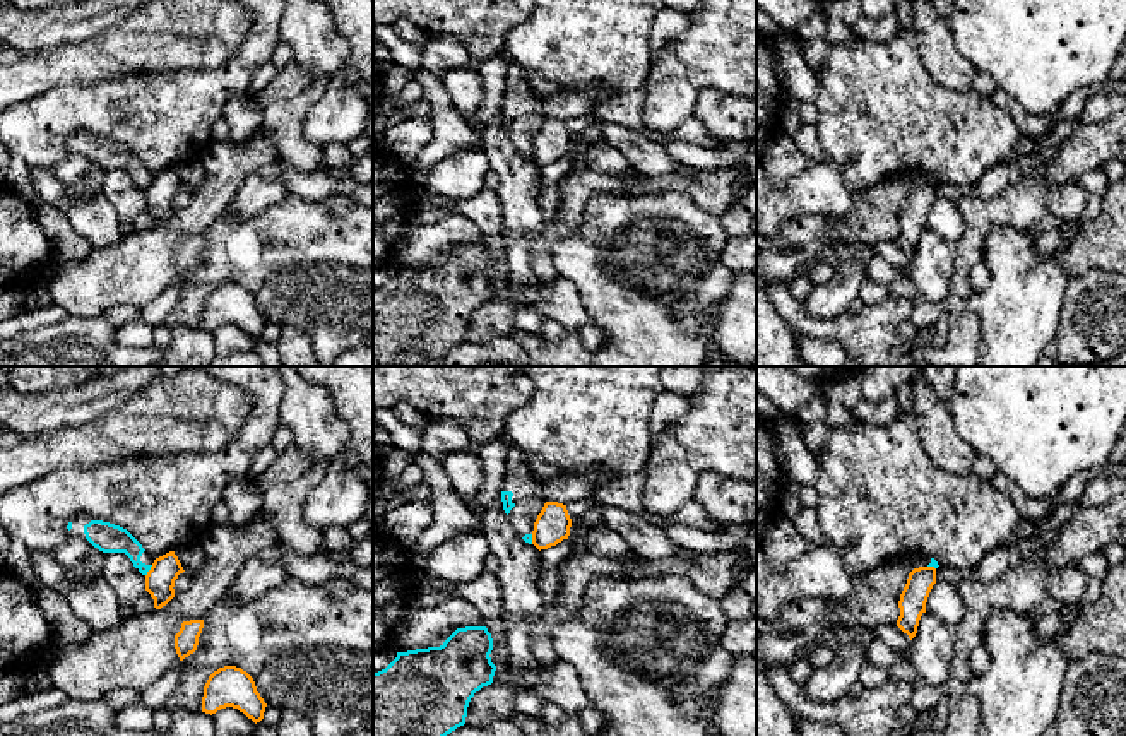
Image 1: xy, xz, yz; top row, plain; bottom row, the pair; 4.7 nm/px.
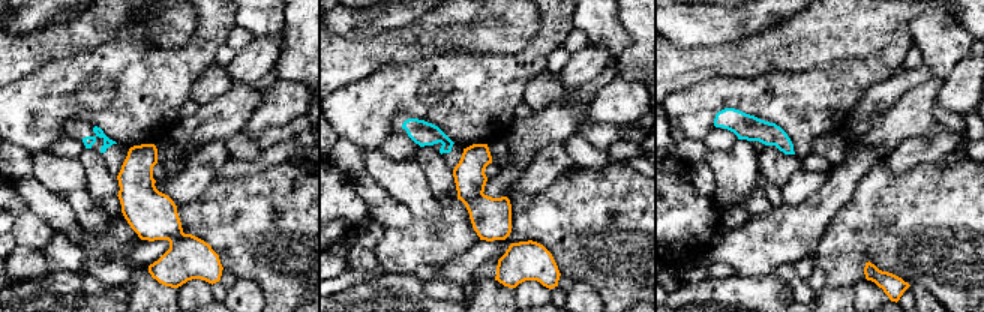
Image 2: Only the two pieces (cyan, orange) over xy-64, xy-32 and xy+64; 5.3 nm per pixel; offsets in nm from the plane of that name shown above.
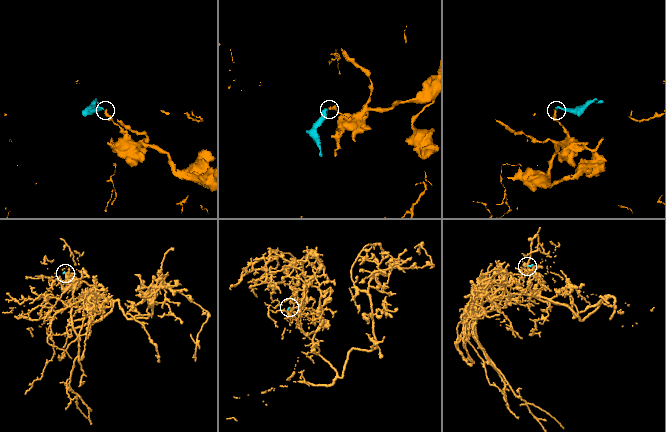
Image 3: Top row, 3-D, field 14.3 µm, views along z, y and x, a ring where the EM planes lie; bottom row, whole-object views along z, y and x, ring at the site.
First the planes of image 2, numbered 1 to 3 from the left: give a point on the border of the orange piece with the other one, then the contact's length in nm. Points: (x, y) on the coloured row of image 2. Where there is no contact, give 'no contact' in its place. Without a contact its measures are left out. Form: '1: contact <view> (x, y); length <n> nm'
1: no contact
2: no contact
3: no contact

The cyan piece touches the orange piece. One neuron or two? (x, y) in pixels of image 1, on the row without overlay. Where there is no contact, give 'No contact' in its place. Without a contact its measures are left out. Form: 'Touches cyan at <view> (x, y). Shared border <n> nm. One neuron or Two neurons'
Touches cyan at xy (149, 185). Shared border 70 nm. Two neurons

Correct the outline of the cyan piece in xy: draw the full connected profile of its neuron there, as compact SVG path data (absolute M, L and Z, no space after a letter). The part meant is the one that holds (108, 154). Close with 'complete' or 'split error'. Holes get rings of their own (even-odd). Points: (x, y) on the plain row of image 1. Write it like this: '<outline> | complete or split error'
M79 132L68 139L67 145L70 152L87 156L104 171L125 169L142 192L147 192L154 180L154 175L142 164L142 161L120 142Z | split error

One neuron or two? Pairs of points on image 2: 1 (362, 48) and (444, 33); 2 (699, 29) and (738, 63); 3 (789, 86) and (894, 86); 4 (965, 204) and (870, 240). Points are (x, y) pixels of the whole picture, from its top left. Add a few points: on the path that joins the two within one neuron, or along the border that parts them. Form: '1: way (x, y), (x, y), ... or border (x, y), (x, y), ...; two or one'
1: way (383, 48), (402, 47), (423, 39); one
2: border (749, 35), (714, 44), (681, 47); two
3: border (894, 74), (875, 83), (857, 104); two
4: way (941, 225), (894, 227); one

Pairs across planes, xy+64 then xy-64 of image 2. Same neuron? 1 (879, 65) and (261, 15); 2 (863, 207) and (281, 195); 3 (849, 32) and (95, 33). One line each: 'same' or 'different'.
1: different
2: same
3: same

